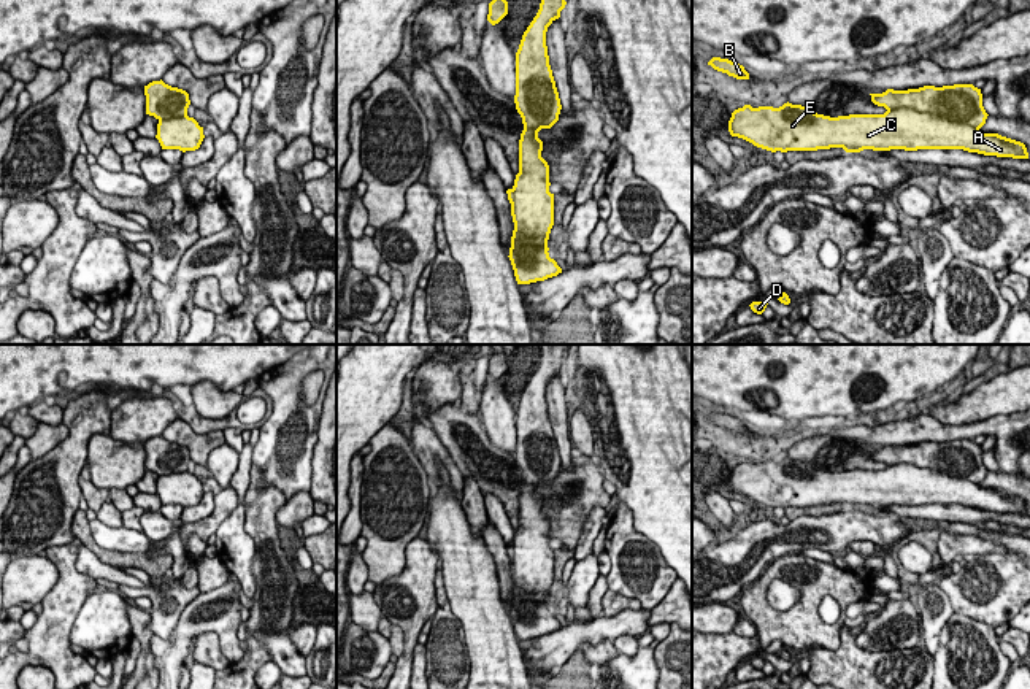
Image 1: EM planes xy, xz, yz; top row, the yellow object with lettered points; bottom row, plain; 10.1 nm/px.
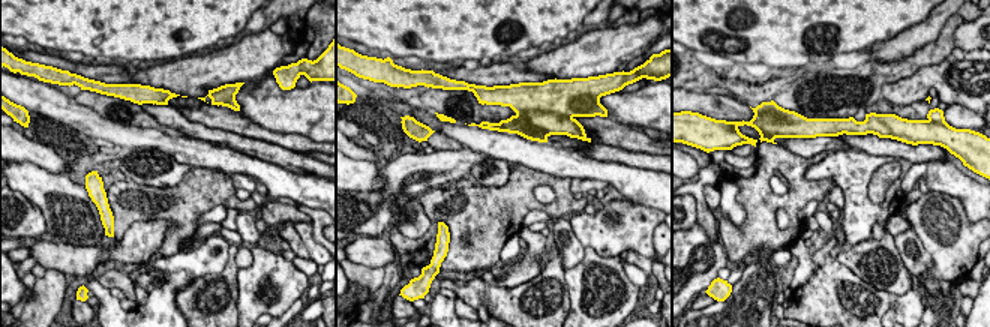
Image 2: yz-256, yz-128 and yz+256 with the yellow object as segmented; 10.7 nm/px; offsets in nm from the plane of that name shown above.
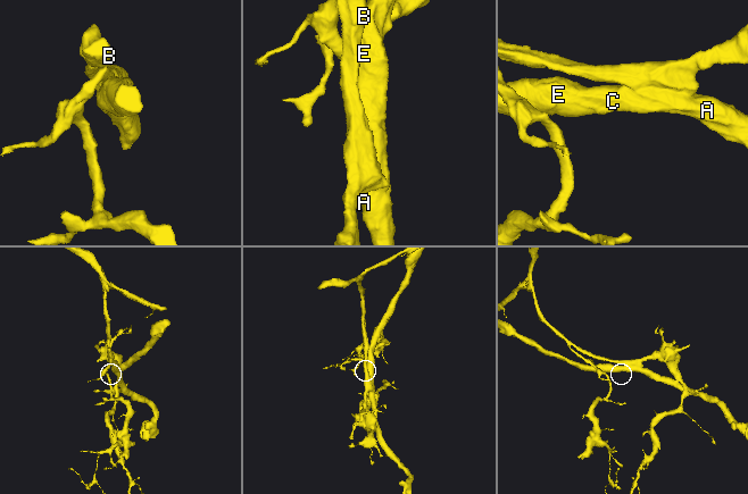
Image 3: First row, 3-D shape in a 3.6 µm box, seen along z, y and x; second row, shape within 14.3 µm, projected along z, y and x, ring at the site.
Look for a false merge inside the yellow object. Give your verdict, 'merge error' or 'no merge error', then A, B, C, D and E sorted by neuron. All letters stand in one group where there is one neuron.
merge error | A C E / B D

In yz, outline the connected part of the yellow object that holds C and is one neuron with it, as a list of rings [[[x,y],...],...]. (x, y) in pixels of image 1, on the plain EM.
[[[789,457],[779,464],[744,460],[732,468],[728,487],[771,508],[830,503],[843,503],[846,508],[963,505],[984,511],[1028,514],[1020,497],[911,464],[830,473]]]

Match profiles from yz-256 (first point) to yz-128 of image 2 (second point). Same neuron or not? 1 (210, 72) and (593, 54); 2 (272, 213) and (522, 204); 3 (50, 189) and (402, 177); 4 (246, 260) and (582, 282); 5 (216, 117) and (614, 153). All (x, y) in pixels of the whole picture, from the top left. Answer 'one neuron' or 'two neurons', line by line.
1: one neuron
2: one neuron
3: two neurons
4: two neurons
5: two neurons

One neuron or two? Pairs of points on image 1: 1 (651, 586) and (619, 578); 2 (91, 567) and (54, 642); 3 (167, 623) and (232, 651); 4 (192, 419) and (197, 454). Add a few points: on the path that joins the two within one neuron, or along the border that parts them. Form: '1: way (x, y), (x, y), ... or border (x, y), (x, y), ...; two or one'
1: way (643, 578), (627, 578); one
2: border (81, 543), (76, 553), (76, 569), (94, 580); two
3: border (197, 596), (165, 638), (154, 635); two
4: border (178, 416), (199, 434), (222, 432); two

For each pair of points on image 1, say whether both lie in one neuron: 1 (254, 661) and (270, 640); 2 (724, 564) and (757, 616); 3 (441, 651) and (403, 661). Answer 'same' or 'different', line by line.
1: different
2: different
3: different

